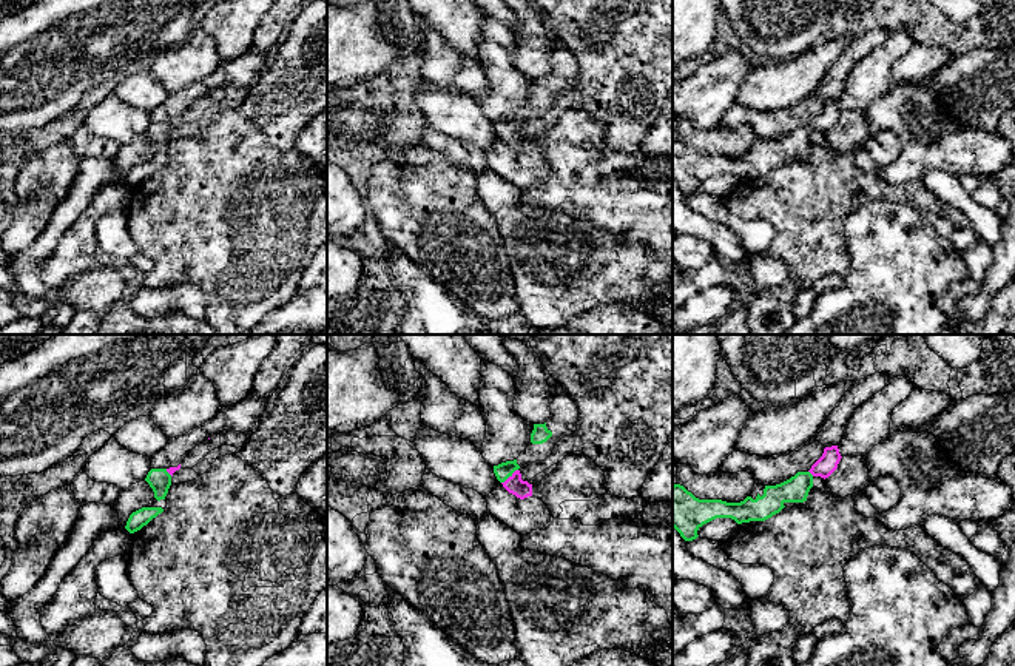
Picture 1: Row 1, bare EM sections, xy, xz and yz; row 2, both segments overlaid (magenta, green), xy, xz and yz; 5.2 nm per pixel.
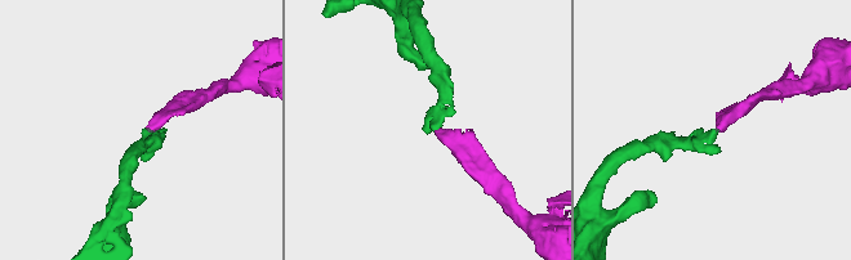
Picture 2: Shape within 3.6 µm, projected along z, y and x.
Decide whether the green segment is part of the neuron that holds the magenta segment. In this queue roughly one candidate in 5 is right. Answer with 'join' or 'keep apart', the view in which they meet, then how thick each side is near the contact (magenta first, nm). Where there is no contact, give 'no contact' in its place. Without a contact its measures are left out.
join; contact in xz; calibres 100 and 90 nm

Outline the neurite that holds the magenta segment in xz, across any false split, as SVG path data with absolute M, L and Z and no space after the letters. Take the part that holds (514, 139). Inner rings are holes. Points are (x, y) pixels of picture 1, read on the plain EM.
M517 114L494 120L494 128L503 142L520 154L532 151L532 139L521 134Z

